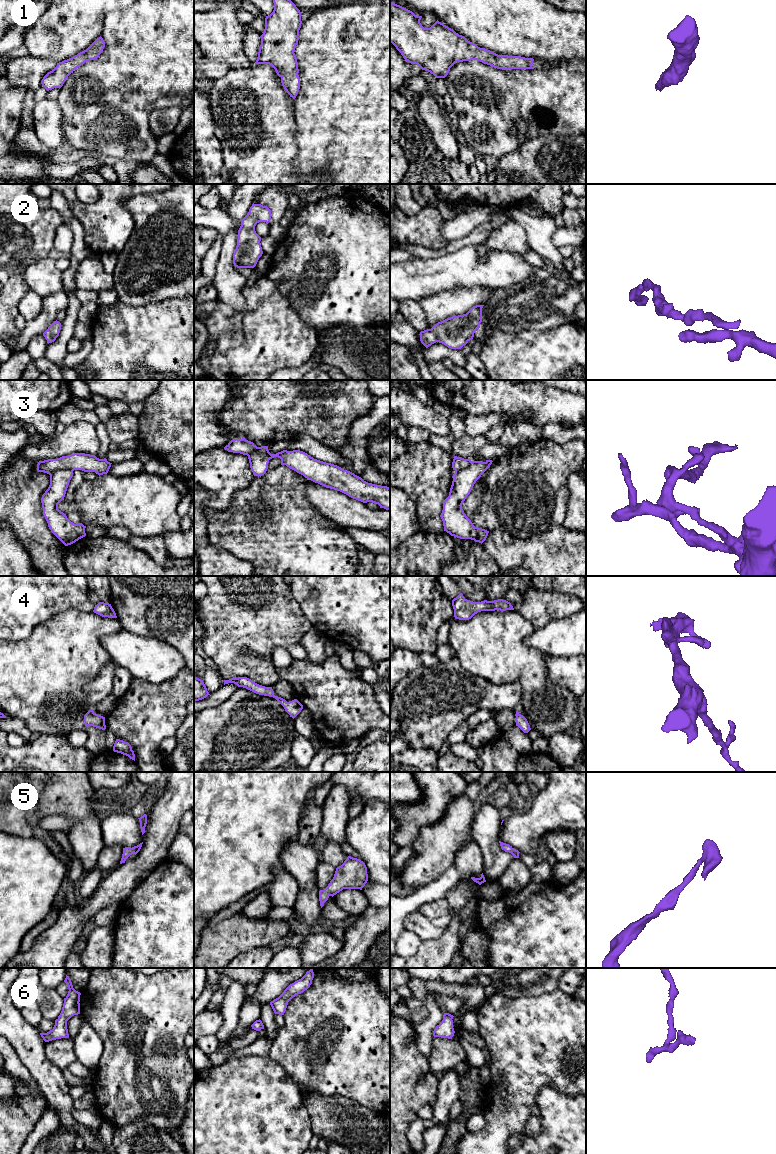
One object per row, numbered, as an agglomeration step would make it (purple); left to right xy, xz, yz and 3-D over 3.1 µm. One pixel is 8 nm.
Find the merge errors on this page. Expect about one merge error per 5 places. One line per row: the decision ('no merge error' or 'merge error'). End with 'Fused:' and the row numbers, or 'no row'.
1: no merge error
2: no merge error
3: merge error
4: no merge error
5: no merge error
6: no merge error
Fused: 3

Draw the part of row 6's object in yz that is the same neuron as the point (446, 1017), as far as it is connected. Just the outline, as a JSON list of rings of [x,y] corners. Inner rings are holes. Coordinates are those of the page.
[[[444,1013],[442,1022],[437,1025],[433,1031],[433,1036],[452,1039],[455,1033],[453,1028],[453,1017],[454,1016],[449,1013]]]

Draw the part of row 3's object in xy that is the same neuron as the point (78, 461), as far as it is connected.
[[[74,453],[57,459],[39,461],[37,471],[51,475],[61,469],[82,470],[84,472],[95,472],[100,476],[108,473],[111,464],[106,458],[99,459],[95,455]]]

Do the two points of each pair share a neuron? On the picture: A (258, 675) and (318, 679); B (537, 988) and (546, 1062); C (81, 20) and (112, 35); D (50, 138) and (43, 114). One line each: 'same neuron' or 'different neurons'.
A: different neurons
B: different neurons
C: different neurons
D: same neuron

